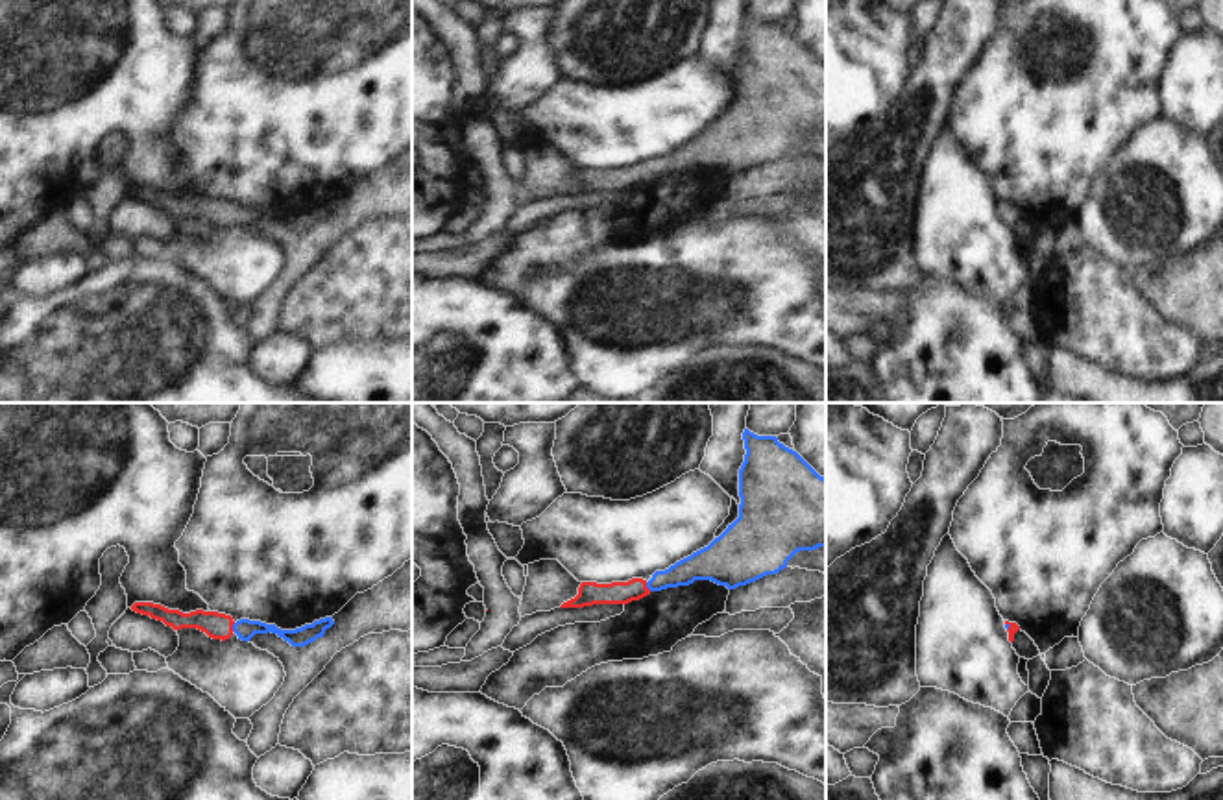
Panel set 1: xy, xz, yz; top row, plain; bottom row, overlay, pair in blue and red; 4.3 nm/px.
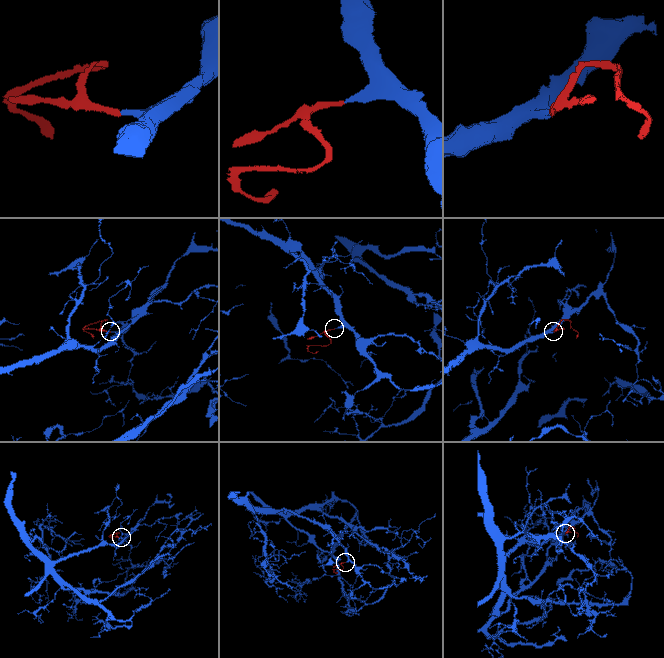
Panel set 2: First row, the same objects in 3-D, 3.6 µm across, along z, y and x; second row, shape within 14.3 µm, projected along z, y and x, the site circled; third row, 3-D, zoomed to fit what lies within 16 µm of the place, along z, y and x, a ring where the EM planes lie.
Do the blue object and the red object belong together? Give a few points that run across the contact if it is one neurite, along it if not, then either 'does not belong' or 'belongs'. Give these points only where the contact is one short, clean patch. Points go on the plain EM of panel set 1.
line xy (244, 215), (233, 213), (215, 211); belongs

